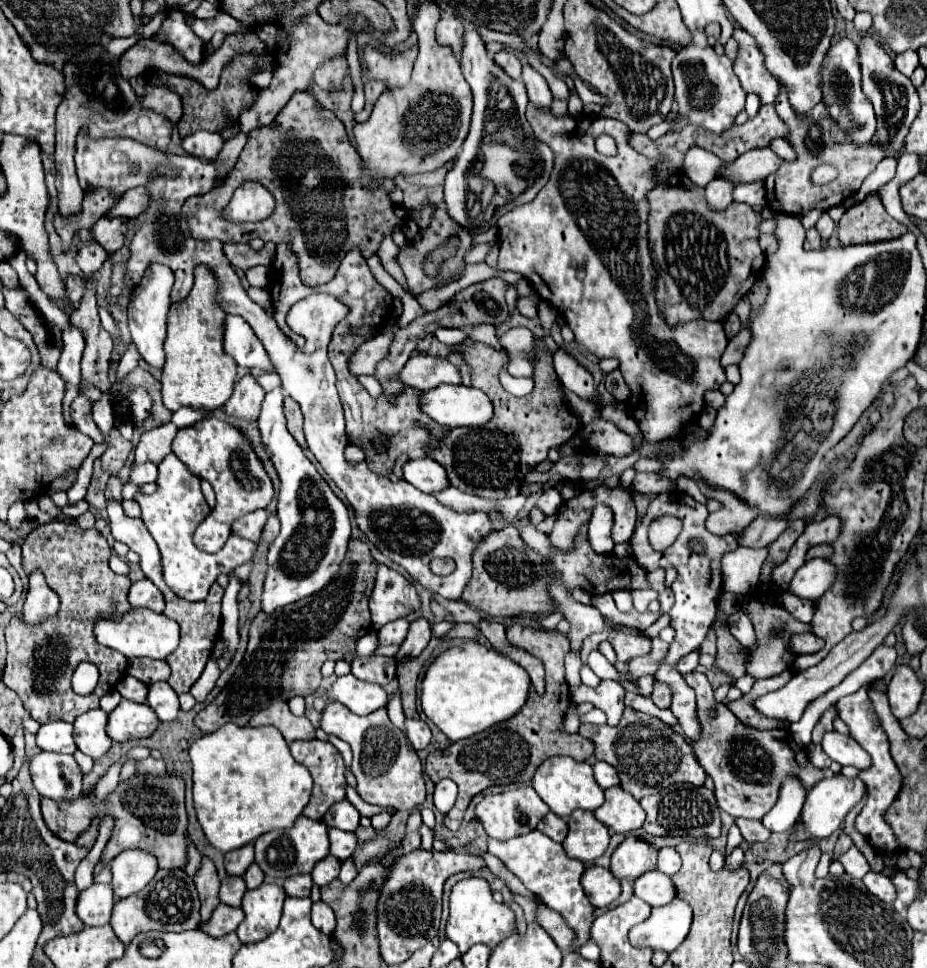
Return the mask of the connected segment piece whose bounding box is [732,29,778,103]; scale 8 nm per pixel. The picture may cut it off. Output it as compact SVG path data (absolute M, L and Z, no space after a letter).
M734 29L732 37L740 45L738 59L734 61L734 71L744 91L756 93L762 103L774 103L778 95L778 81L766 69L762 51L758 49L754 37L750 37L744 29Z

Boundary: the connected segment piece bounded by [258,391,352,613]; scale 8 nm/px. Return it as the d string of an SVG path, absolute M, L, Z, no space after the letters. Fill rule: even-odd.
M282 391L266 393L258 417L258 429L264 451L280 479L276 513L282 529L268 549L268 571L262 593L262 611L272 613L278 607L322 591L334 581L334 577L338 577L352 529L346 505L332 493L316 467L306 459L302 447L288 433L282 411Z

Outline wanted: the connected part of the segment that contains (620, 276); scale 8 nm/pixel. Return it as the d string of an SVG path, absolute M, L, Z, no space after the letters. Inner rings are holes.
M538 105L526 107L526 119L530 121L534 135L548 143L554 151L554 169L548 185L536 195L534 201L524 203L498 219L500 255L498 271L514 271L526 277L536 293L550 301L558 313L564 315L568 327L576 335L576 343L584 345L596 357L616 357L624 369L624 379L630 387L630 413L636 419L642 435L650 443L670 439L678 429L690 425L704 409L704 391L718 389L726 375L720 367L720 357L728 345L724 327L704 319L666 325L656 305L656 271L648 249L648 201L646 193L658 185L654 167L662 165L662 159L650 161L636 153L628 143L628 125L606 117L570 115L556 117L550 109L538 109ZM608 133L618 143L616 157L604 157L596 151L594 139ZM656 371L668 371L682 375L652 375Z

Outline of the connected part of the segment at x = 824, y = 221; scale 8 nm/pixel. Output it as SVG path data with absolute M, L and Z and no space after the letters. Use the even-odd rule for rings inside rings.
M824 213L820 219L818 219L818 223L816 223L816 229L820 231L820 235L822 235L822 239L826 241L826 239L830 239L830 235L834 233L834 229L836 229L836 223L828 217L828 213Z

